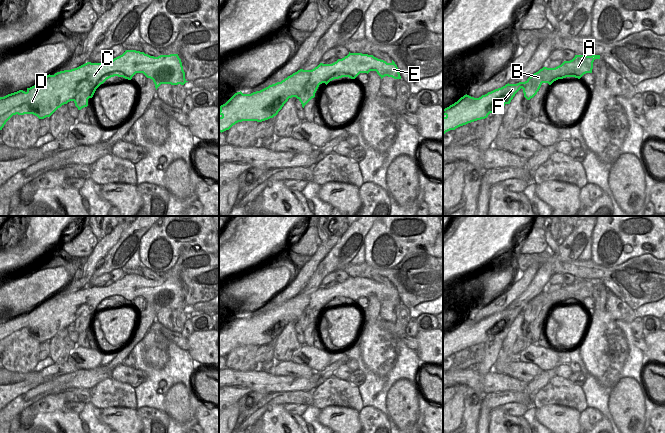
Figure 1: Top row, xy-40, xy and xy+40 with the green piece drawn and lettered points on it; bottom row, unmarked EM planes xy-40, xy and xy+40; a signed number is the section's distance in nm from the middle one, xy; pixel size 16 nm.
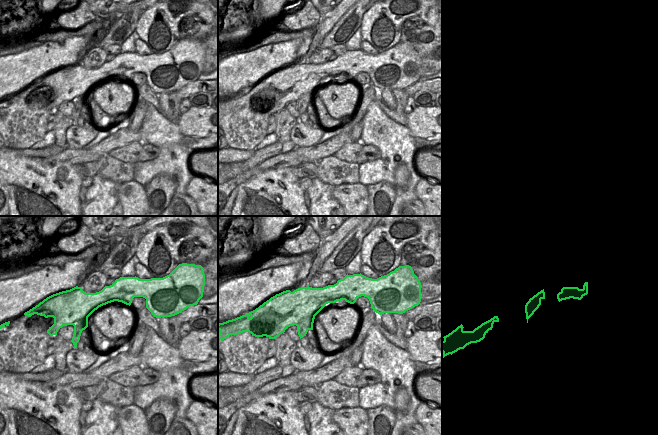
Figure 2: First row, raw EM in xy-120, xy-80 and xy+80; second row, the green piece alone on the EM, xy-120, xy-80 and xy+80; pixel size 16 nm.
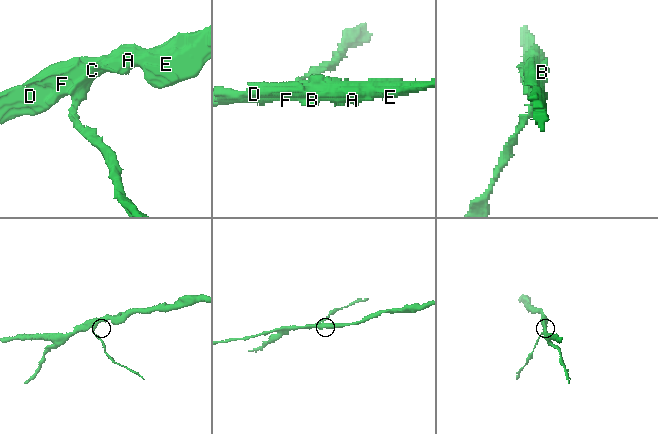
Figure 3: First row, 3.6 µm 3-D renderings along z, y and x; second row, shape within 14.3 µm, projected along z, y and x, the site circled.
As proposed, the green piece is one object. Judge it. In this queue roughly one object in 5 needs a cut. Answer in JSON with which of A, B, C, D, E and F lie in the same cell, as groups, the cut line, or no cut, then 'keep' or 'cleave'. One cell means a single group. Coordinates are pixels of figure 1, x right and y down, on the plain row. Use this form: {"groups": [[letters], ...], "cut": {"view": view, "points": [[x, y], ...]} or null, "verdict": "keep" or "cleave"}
{"groups": [["A", "C", "D", "E", "F"], ["B"]], "cut": {"view": "xy", "points": [[317, 310], [307, 308], [299, 318], [301, 326]]}, "verdict": "cleave"}

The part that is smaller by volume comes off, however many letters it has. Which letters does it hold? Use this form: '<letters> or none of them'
B

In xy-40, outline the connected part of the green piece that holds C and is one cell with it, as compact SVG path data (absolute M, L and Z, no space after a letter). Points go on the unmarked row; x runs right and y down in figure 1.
M126 274L108 287L87 286L71 294L49 298L26 316L19 314L0 321L0 354L13 339L33 338L39 343L50 341L70 325L77 328L79 317L97 313L114 300L131 304L136 297L152 303L156 314L161 308L184 309L188 306L178 278L154 281Z

